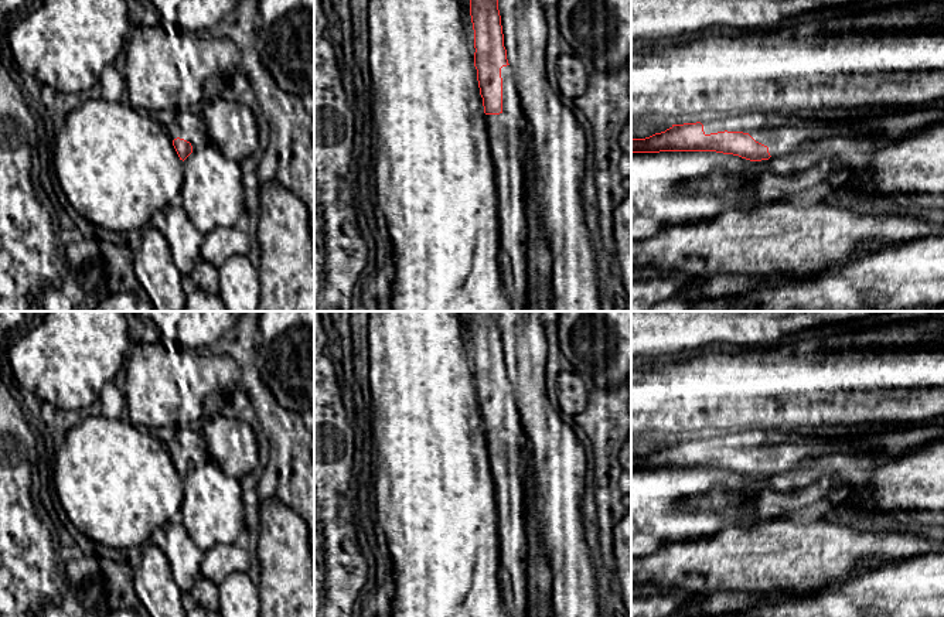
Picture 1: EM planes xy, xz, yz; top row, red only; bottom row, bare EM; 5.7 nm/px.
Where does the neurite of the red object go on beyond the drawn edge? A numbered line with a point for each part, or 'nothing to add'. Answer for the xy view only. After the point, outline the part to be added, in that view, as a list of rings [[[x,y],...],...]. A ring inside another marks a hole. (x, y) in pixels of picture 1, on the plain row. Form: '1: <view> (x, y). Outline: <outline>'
1: xy (188, 442). Outline: [[[198,427],[177,430],[175,436],[166,444],[173,459],[180,454],[191,460],[192,468],[205,466],[211,459]]]

